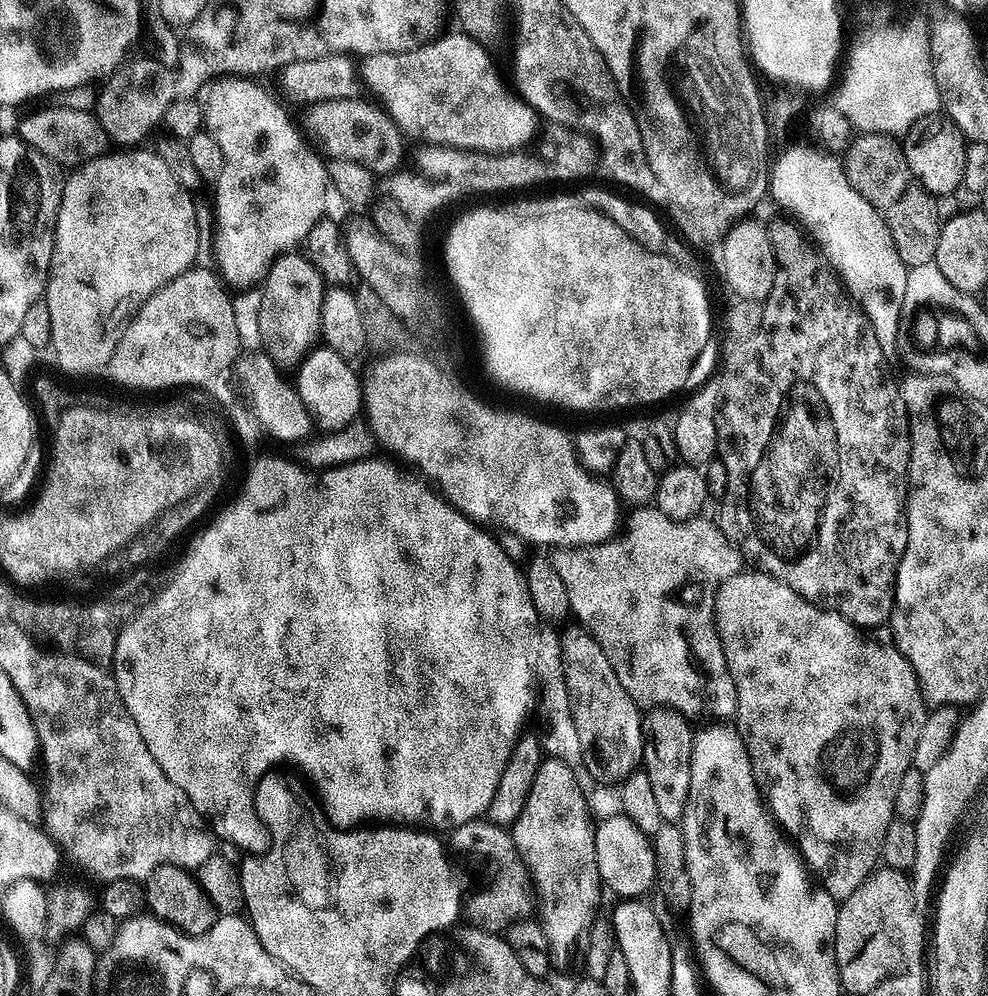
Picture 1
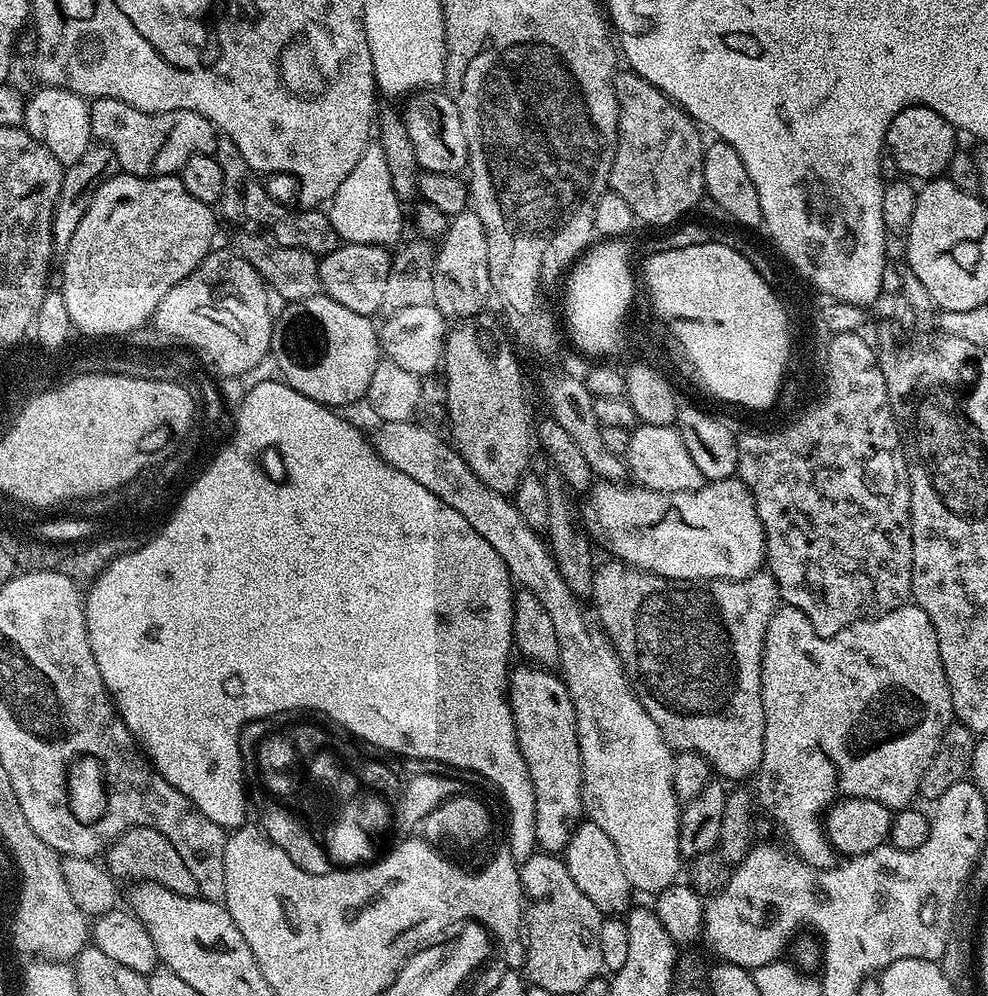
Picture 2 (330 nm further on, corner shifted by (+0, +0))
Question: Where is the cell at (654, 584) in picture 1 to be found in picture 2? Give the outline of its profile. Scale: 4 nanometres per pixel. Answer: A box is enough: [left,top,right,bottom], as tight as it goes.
[591,558,782,782]

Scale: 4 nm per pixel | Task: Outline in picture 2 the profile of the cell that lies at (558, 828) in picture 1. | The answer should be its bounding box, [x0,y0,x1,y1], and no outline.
[508,666,584,854]

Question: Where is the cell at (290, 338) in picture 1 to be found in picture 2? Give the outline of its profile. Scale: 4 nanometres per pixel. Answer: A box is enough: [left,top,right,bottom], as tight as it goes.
[319,243,392,317]

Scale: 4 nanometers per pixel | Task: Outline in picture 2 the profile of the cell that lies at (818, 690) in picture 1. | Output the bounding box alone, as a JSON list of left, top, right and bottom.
[758,602,953,868]

